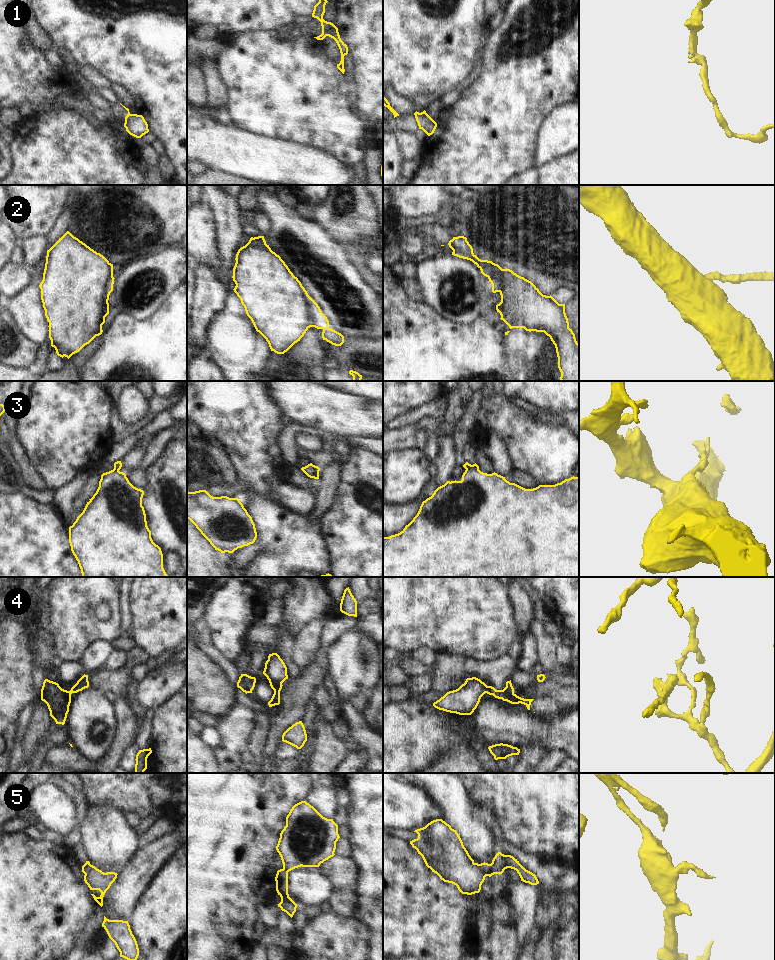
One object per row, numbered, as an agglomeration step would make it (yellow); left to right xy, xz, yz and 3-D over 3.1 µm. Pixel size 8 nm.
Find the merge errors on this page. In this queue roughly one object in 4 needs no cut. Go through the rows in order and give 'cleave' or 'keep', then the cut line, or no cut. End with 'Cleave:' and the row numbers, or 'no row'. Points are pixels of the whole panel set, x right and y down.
1: cleave; cut xz (324, 20), (321, 23)
2: cleave; cut xz (307, 293), (308, 308), (312, 312), (314, 326)
3: cleave; cut yz (478, 468), (468, 468), (466, 470)
4: cleave; cut xz (269, 679), (281, 683)
5: cleave; cut yz (479, 864), (480, 870), (485, 876)
Cleave: 1, 2, 3, 4, 5

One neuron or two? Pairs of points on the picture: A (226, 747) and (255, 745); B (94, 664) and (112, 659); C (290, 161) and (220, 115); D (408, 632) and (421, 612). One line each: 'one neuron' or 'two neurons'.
A: two neurons
B: two neurons
C: two neurons
D: one neuron

